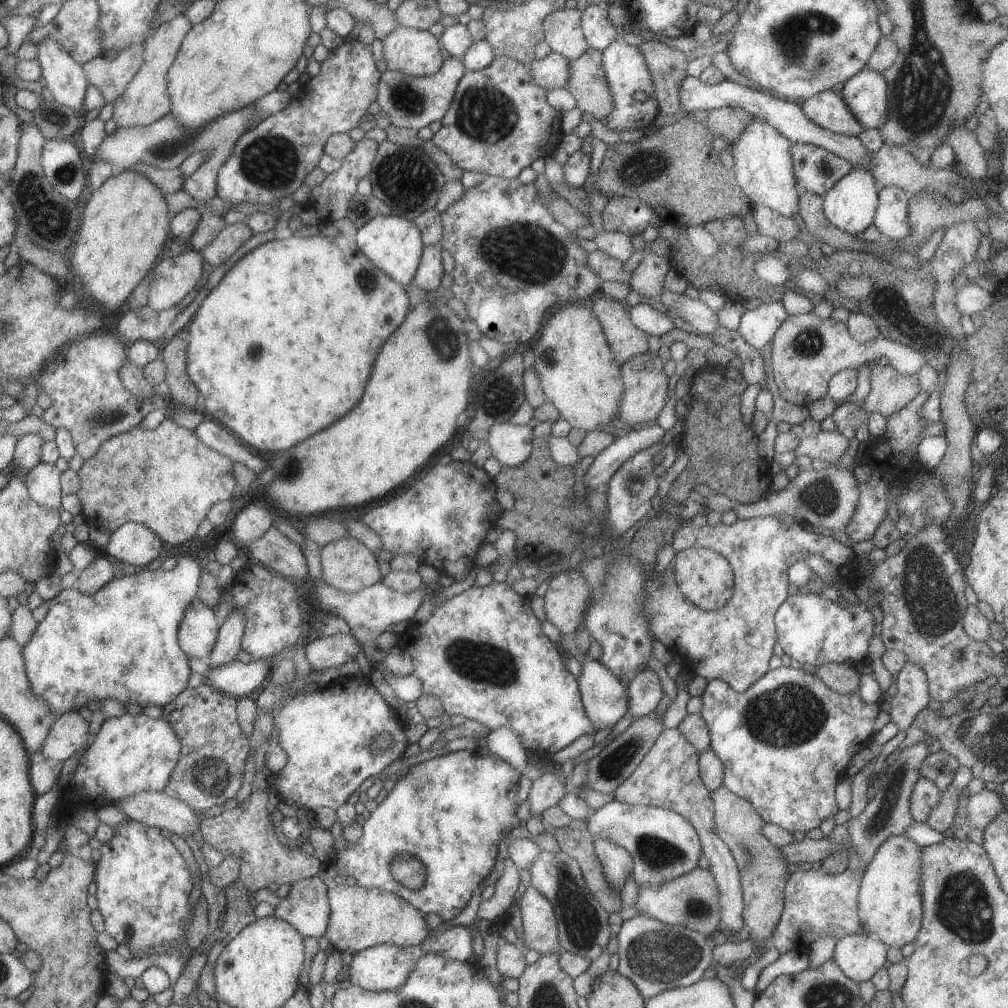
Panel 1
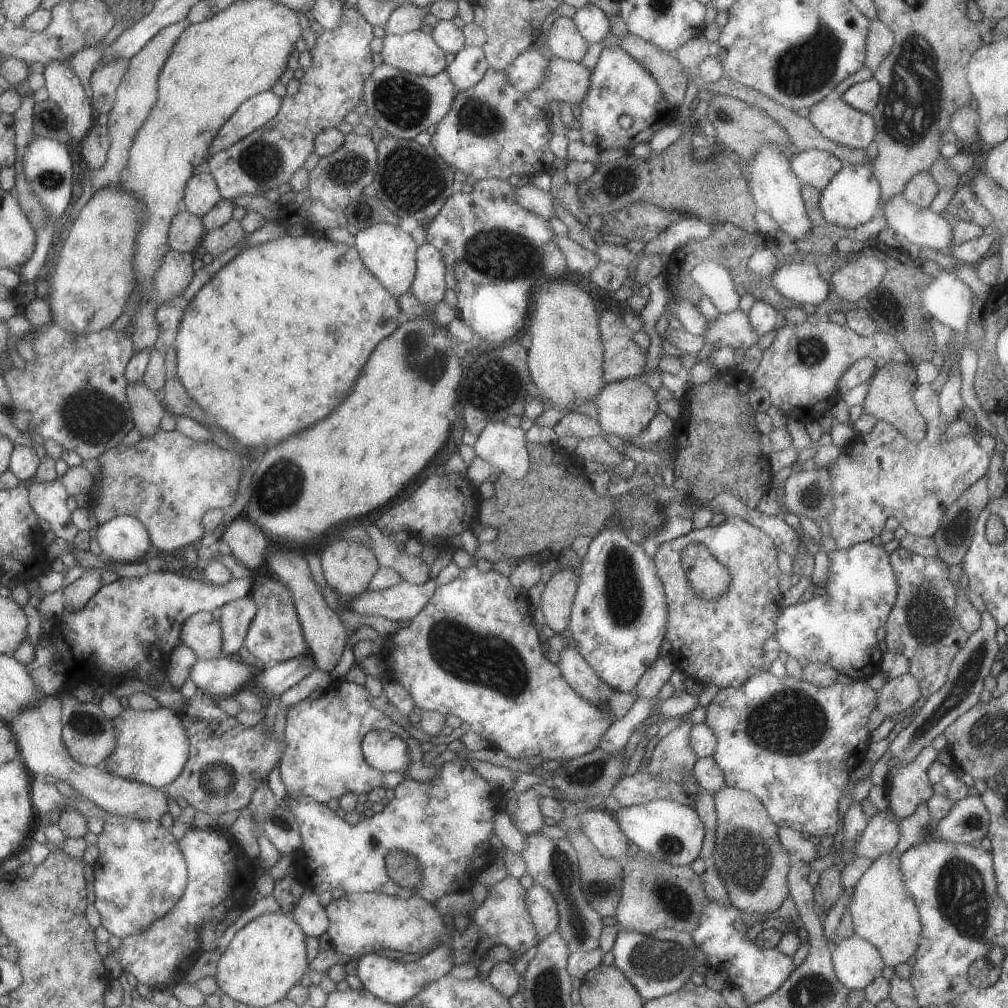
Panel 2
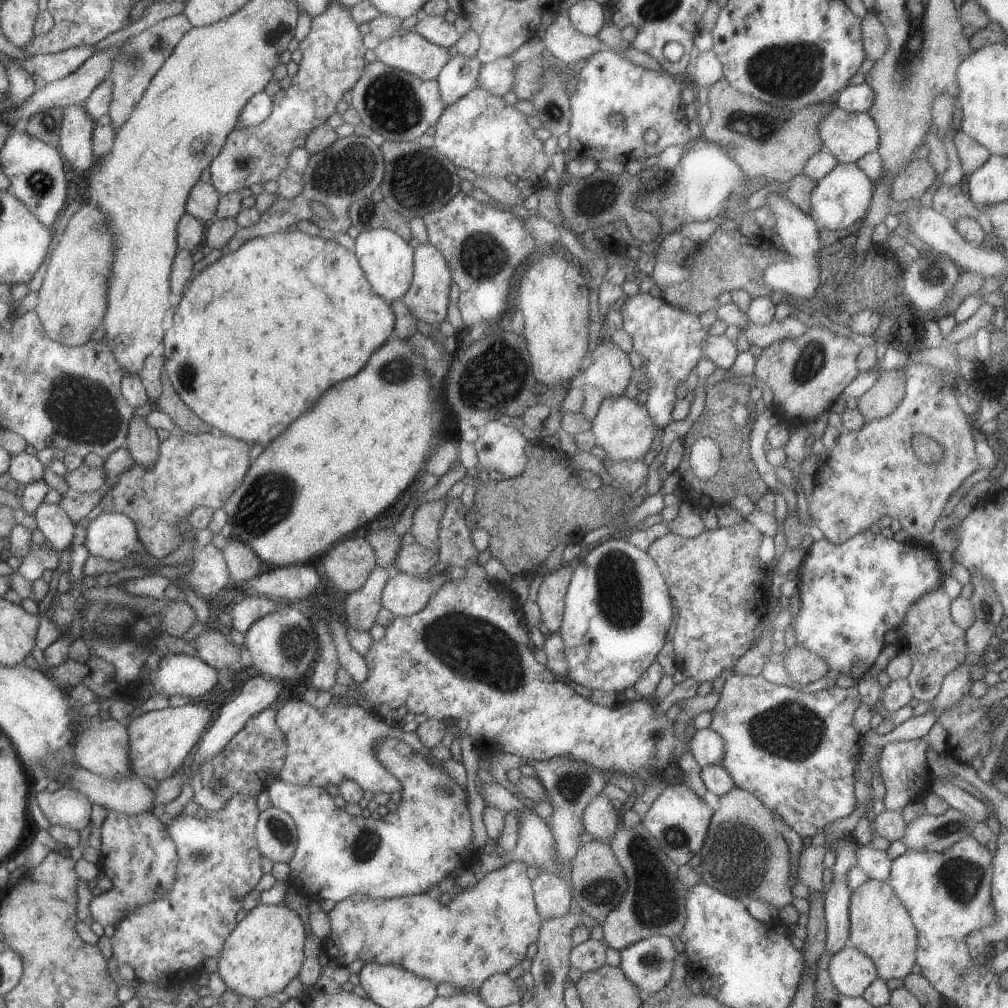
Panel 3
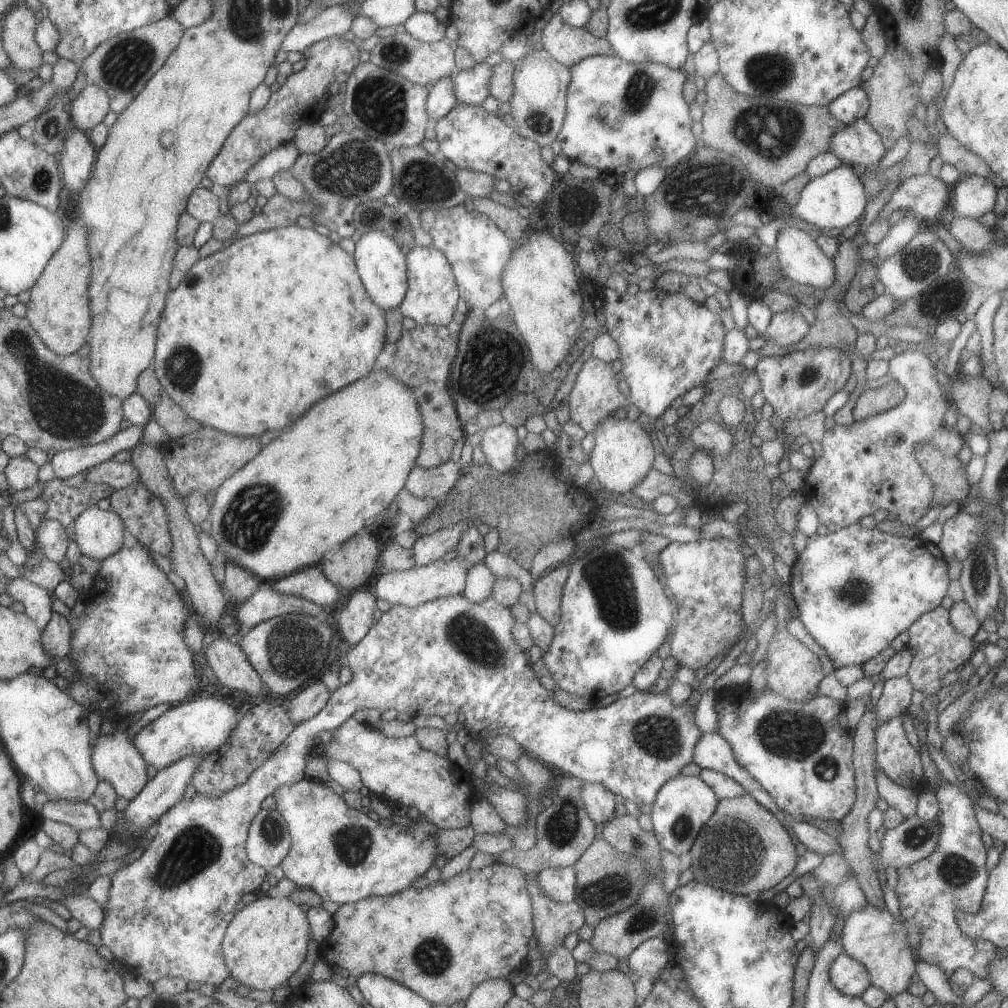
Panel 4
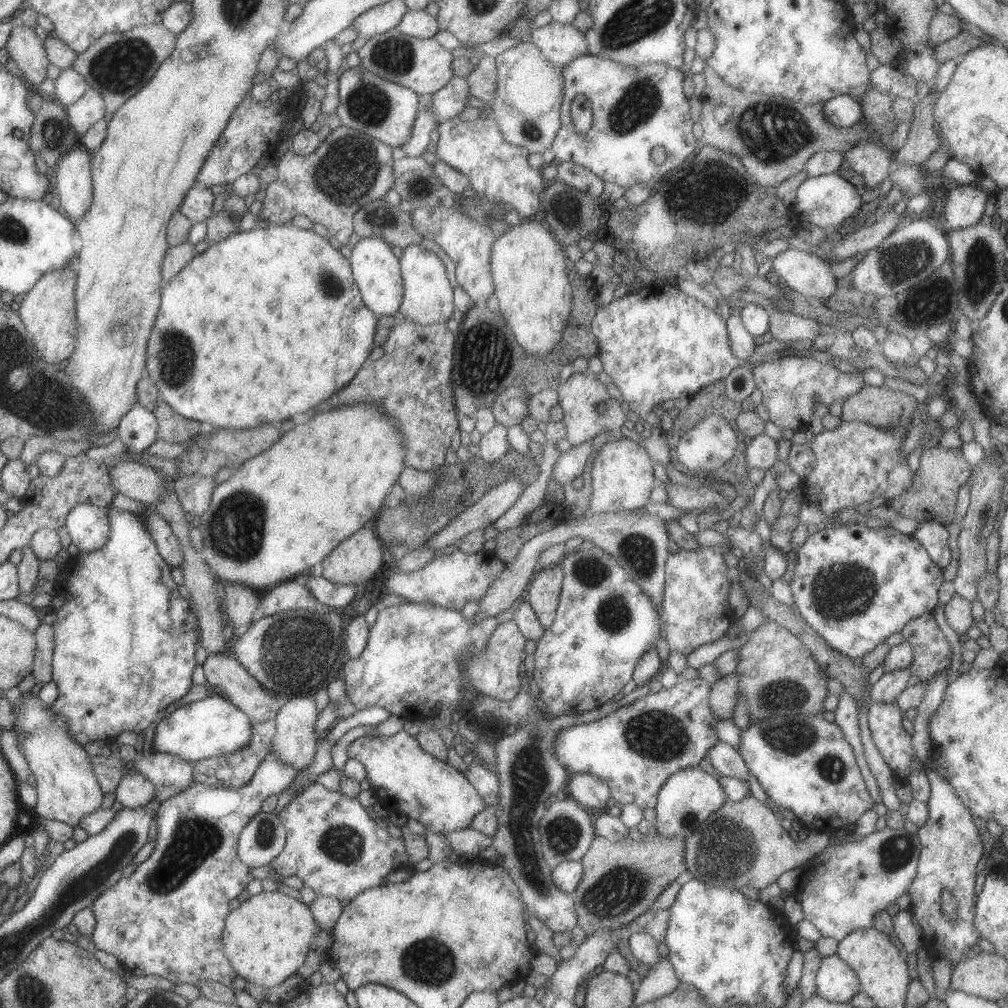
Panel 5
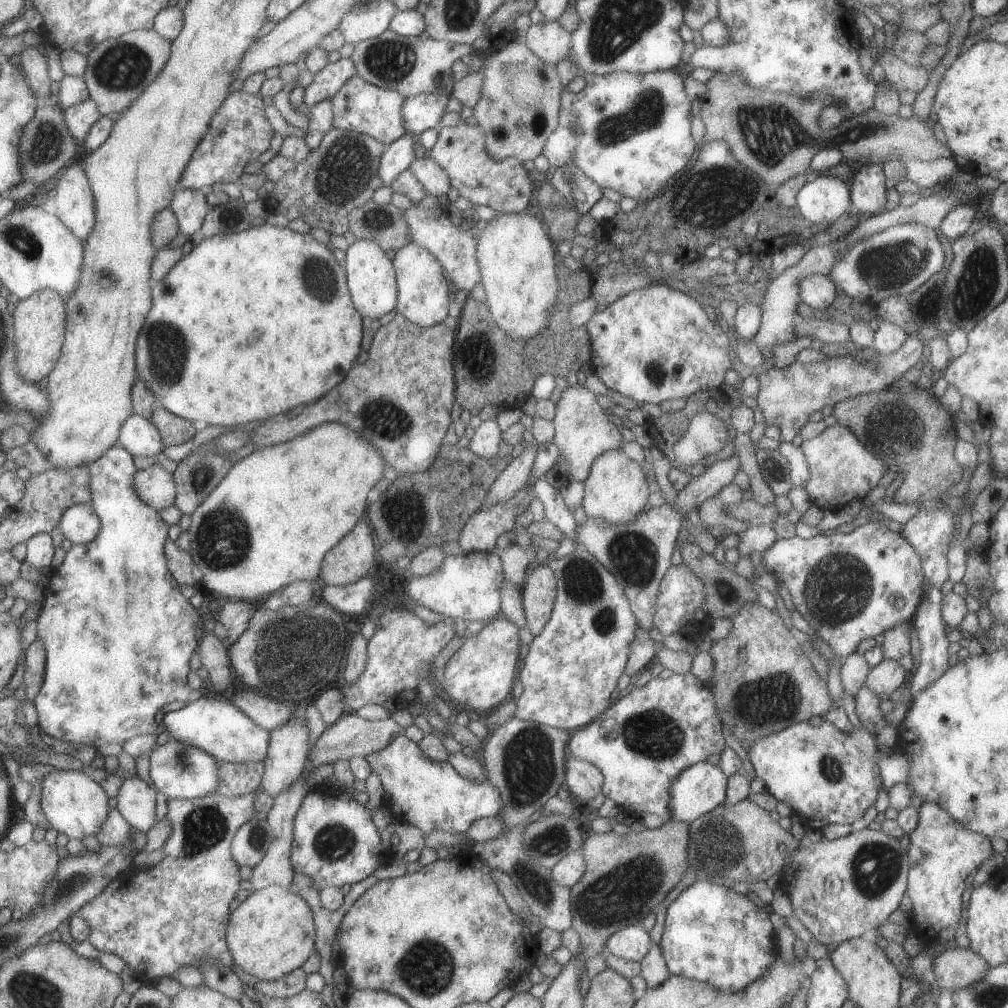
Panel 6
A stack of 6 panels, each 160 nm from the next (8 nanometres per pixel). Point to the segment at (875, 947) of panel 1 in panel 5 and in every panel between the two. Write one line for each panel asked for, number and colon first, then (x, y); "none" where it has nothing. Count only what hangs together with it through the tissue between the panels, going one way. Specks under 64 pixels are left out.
2: (856, 962)
3: (850, 971)
4: (847, 975)
5: (834, 980)

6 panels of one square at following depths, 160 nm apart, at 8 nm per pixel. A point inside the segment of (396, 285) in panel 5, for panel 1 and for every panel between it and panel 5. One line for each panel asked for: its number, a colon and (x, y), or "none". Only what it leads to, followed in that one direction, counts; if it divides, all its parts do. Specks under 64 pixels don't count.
1: (394, 244)
2: (389, 253)
3: (385, 258)
4: (381, 266)

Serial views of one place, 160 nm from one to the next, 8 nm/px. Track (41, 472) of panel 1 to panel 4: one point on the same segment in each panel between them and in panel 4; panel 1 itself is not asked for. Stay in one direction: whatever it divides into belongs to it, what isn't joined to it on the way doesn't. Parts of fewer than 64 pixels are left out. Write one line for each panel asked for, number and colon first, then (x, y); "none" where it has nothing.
2: (47, 499)
3: (56, 527)
4: (51, 536)

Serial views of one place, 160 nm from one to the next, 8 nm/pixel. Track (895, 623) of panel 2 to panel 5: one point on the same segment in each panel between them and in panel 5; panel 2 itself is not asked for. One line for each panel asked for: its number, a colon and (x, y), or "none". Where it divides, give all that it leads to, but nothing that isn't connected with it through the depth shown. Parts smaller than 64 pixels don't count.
3: (935, 645)
4: (936, 647)
5: (931, 654)

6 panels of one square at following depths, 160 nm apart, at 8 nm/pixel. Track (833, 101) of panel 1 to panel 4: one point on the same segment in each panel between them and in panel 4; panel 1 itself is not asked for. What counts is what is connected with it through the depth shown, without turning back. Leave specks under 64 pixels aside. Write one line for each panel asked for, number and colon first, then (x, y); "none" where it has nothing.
2: (837, 121)
3: (847, 135)
4: (857, 143)

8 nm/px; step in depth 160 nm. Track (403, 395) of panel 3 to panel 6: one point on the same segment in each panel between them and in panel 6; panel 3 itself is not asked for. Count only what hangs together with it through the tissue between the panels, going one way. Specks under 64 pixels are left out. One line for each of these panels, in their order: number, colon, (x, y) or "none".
4: (341, 462)
5: (280, 512)
6: (269, 522)

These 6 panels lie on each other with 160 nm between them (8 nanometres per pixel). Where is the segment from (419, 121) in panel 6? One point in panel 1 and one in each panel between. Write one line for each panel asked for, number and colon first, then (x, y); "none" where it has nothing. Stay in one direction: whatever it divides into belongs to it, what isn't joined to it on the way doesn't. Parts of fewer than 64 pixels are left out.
1: (550, 72)
2: (525, 72)
3: (497, 77)
4: (470, 86)
5: (449, 101)

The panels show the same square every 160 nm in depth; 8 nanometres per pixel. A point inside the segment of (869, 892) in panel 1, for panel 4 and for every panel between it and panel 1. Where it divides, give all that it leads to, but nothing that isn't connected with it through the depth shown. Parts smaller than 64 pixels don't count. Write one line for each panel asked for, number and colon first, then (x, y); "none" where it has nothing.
2: (882, 912)
3: (879, 926)
4: (873, 936)

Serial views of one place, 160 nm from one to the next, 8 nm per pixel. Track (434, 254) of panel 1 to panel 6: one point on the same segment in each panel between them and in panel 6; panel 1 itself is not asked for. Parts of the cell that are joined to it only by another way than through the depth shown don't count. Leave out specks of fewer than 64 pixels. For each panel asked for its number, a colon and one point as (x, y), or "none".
2: (428, 286)
3: (426, 298)
4: (431, 295)
5: (427, 298)
6: (422, 294)

